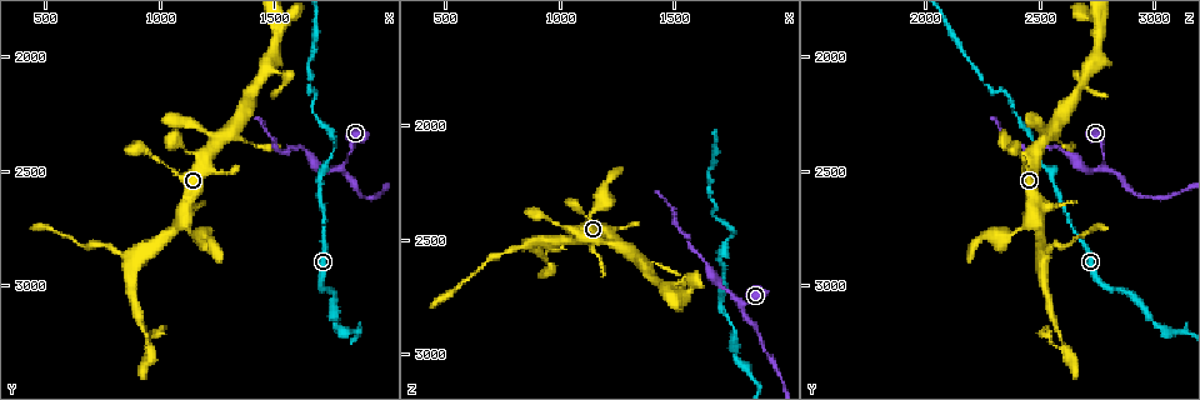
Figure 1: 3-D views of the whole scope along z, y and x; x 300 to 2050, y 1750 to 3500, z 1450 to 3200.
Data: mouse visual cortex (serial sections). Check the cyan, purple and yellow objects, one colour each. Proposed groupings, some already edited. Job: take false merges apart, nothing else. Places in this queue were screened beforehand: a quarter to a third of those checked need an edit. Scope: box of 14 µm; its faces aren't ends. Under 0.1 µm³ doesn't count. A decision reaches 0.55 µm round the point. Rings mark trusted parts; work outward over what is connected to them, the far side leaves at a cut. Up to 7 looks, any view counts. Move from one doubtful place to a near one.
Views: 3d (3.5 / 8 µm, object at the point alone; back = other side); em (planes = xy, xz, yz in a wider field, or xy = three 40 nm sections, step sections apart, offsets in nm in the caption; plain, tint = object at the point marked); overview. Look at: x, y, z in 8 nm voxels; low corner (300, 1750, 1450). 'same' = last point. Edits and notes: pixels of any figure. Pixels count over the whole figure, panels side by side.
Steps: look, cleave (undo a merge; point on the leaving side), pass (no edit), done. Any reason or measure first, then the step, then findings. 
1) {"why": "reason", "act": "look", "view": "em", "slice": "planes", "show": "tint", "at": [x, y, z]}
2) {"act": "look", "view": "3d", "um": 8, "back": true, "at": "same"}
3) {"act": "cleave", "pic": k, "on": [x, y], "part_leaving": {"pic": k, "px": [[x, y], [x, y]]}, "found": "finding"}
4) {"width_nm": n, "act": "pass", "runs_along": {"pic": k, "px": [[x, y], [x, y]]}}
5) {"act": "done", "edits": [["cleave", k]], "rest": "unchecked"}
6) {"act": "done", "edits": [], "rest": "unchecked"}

{"why": "abrupt turn", "act": "look", "view": "3d", "um": 3.5, "at": [1790, 2480, 2780]}

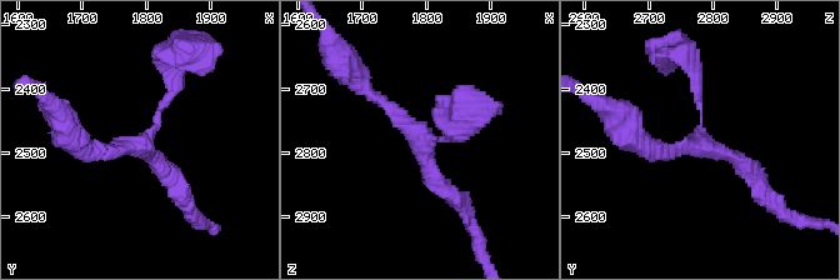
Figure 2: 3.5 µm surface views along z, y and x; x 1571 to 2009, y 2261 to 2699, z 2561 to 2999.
{"arms": 3, "arm_widths_nm": [150, 150, 200], "act": "look", "view": "em", "slice": "xy", "step": 3, "show": "tint", "at": [1800, 2480, 2775]}

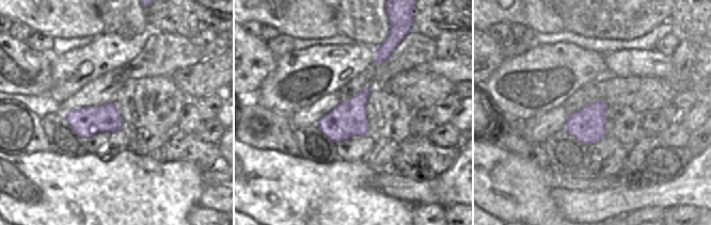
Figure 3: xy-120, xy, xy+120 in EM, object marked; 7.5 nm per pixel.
{"act": "pass", "found": "continuous, no second cell"}

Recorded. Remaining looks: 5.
{"why": "small branch off a trunk", "act": "look", "view": "3d", "um": 8, "at": [1090, 2740, 2500]}

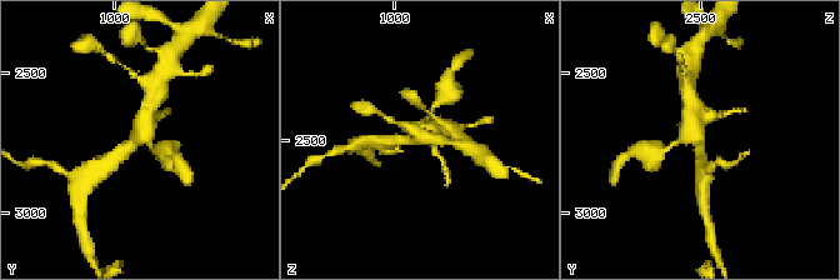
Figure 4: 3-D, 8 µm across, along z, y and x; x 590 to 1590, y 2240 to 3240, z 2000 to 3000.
{"act": "look", "view": "3d", "um": 3.5, "at": [1080, 2730, 2490]}

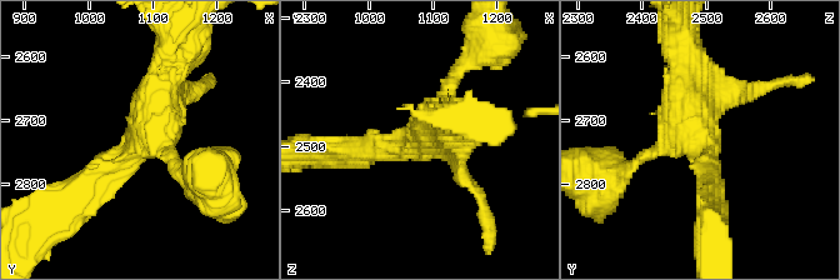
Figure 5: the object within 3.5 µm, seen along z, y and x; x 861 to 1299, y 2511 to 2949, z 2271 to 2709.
{"act": "look", "view": "em", "slice": "planes", "show": "tint", "at": [1080, 2730, 2490]}

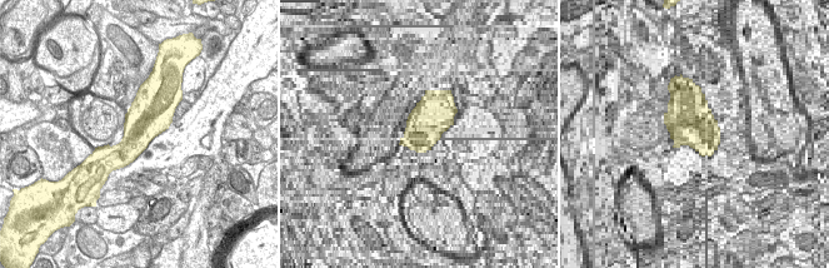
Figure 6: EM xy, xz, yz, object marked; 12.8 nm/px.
{"act": "pass", "runs_along": {"pic": 5, "px": [[173, 48], [153, 125], [91, 179]]}, "found": "all the same cell"}

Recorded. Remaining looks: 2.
{"why": "a narrow waist", "act": "look", "view": "3d", "um": 8, "back": true, "at": [1120, 2400, 2400]}

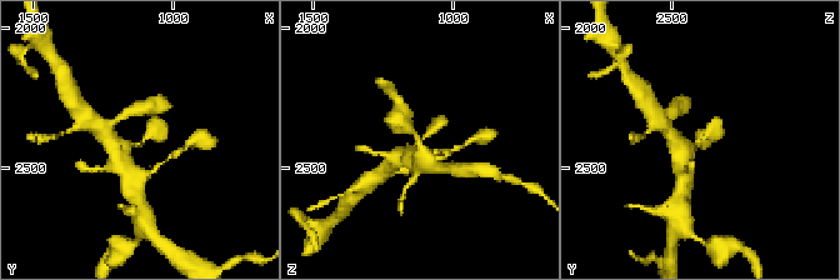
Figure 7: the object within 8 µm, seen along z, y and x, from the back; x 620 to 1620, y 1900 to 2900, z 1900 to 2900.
{"why": "need the tissue", "act": "look", "view": "em", "slice": "xy", "step": 2, "show": "tint", "at": [1120, 2390, 2390]}

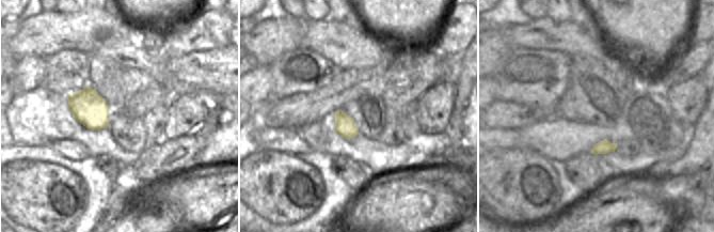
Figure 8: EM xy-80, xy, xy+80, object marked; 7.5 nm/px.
{"act": "pass", "runs_along": {"pic": 7, "px": [[396, 159], [428, 131], [446, 120]]}, "found": "all the same cell"}

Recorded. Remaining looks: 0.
{"act": "done", "edits": [], "rest": "unchecked"}

